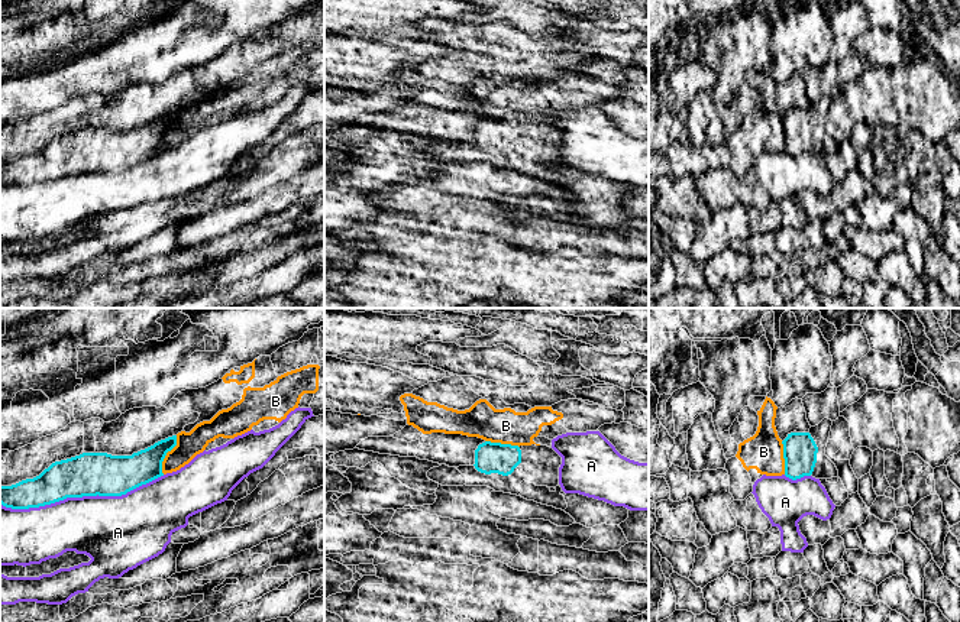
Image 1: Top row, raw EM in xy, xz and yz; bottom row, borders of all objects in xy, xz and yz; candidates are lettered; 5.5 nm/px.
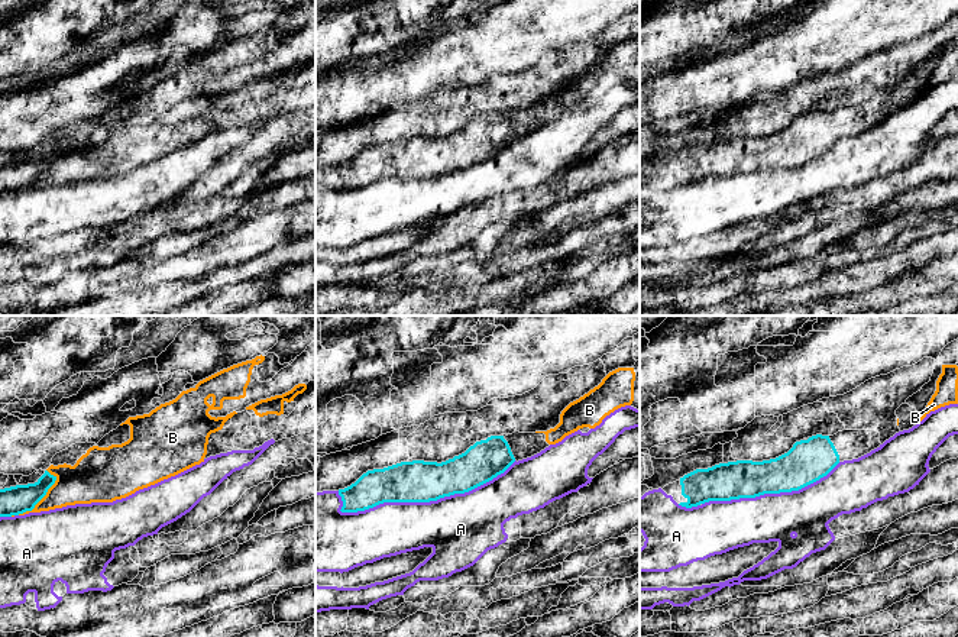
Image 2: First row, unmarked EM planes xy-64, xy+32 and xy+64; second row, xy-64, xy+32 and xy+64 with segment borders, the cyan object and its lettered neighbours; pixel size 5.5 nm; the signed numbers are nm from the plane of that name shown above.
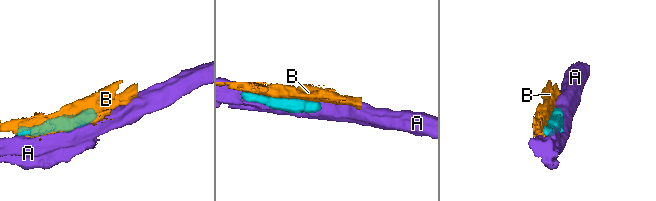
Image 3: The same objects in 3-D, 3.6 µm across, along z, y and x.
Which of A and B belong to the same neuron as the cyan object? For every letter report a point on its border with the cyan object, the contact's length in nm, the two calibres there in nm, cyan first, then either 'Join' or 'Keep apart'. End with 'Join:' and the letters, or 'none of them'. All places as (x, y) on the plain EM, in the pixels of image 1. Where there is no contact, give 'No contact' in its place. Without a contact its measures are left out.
A: Touches cyan at xy (81, 172). Shared border 950 nm. Thickness 240 nm (cyan) against 380 nm. Keep apart
B: Touches cyan at xy (165, 130). Shared border 240 nm. Thickness 200 nm (cyan) against 140 nm. Keep apart
Join: none of them

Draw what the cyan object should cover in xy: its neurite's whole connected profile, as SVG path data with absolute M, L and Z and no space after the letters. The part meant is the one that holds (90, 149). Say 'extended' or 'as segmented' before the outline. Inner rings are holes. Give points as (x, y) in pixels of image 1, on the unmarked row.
as segmented; M172 111L132 132L83 129L55 137L33 155L0 162L0 179L29 185L67 174L122 172L164 152L162 137L175 122L177 111Z

